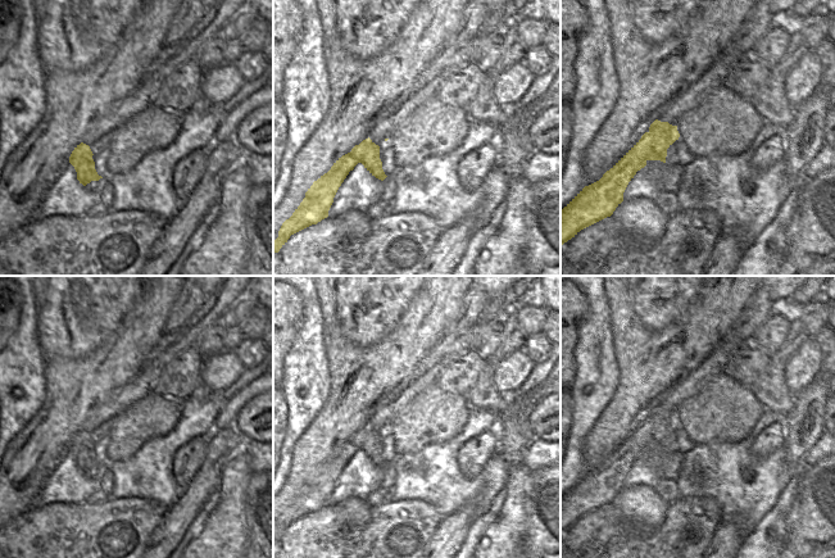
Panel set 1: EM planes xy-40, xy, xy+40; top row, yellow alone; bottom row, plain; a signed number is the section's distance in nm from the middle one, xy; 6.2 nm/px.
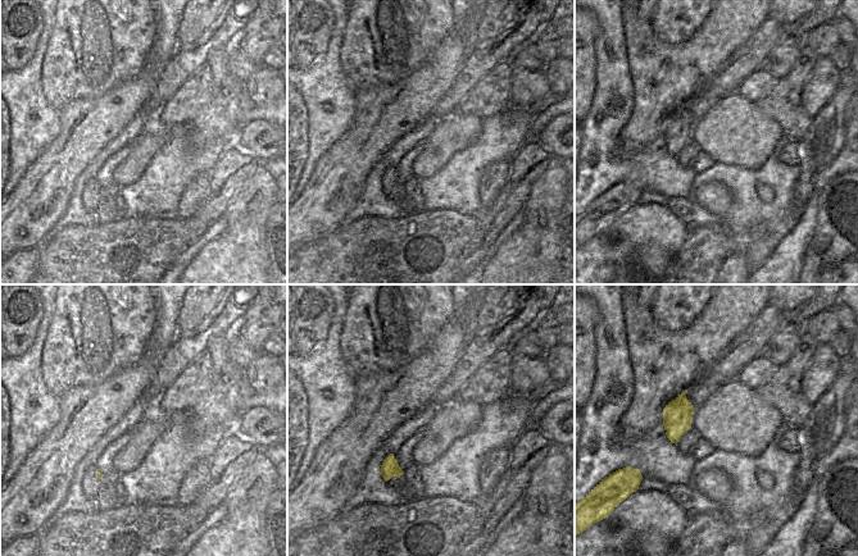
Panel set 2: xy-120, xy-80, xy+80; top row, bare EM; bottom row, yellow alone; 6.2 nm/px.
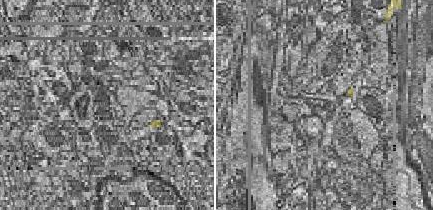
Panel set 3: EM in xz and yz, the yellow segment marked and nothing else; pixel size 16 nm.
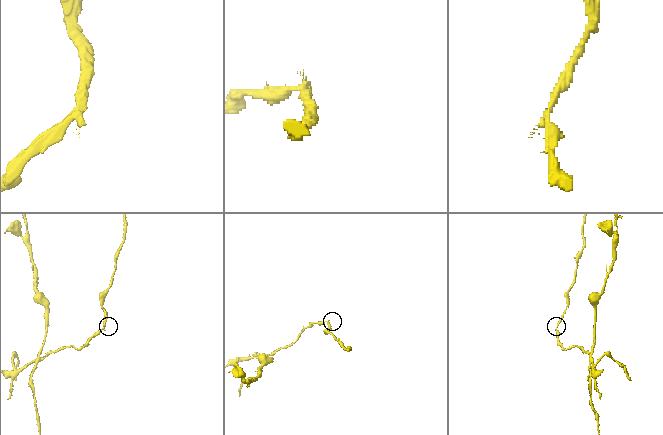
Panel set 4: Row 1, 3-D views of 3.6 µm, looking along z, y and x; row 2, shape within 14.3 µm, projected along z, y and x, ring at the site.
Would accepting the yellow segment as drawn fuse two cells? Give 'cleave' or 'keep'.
cleave

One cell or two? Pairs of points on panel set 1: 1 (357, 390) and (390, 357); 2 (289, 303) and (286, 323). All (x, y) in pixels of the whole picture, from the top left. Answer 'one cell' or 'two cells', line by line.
1: one cell
2: one cell

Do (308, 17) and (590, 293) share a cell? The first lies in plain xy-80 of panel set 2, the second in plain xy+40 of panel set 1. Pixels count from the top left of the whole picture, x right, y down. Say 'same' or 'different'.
different

